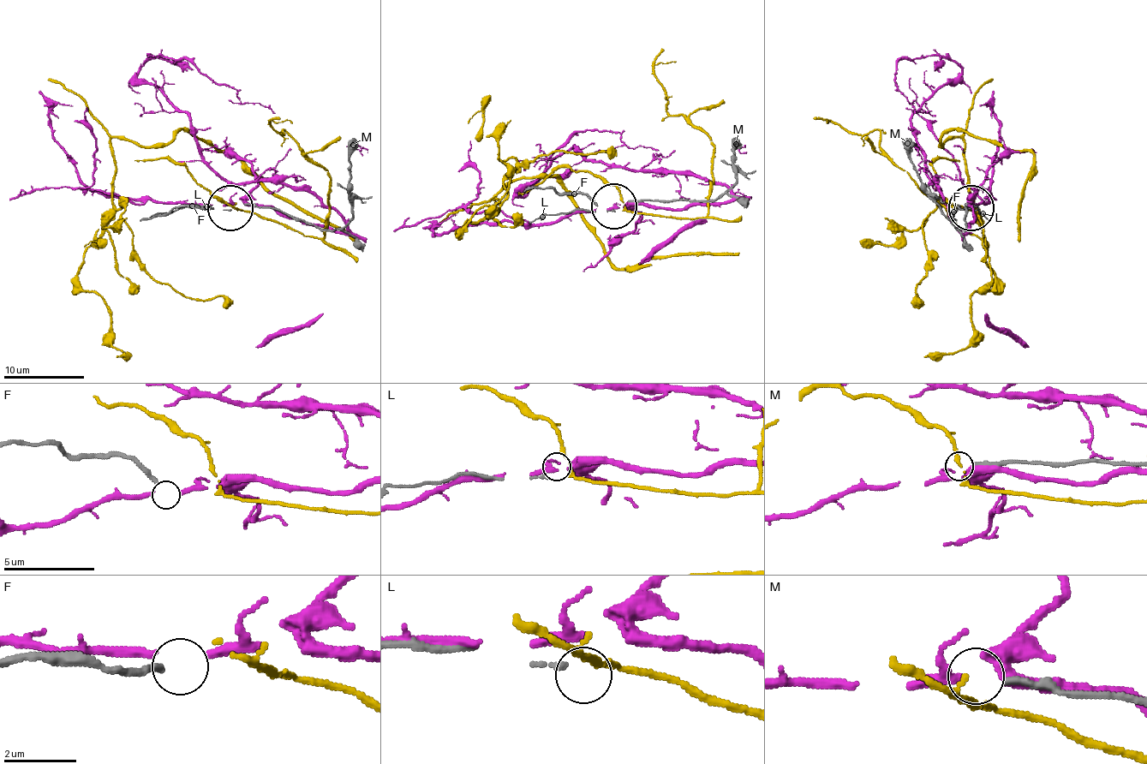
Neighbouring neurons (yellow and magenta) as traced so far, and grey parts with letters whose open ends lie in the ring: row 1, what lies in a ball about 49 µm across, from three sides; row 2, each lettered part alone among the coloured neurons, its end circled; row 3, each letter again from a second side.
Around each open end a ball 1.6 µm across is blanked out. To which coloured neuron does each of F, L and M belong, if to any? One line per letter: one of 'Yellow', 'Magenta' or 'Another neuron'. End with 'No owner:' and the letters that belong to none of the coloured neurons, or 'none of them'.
F: Another neuron
L: Yellow
M: Another neuron
No owner: F, M

